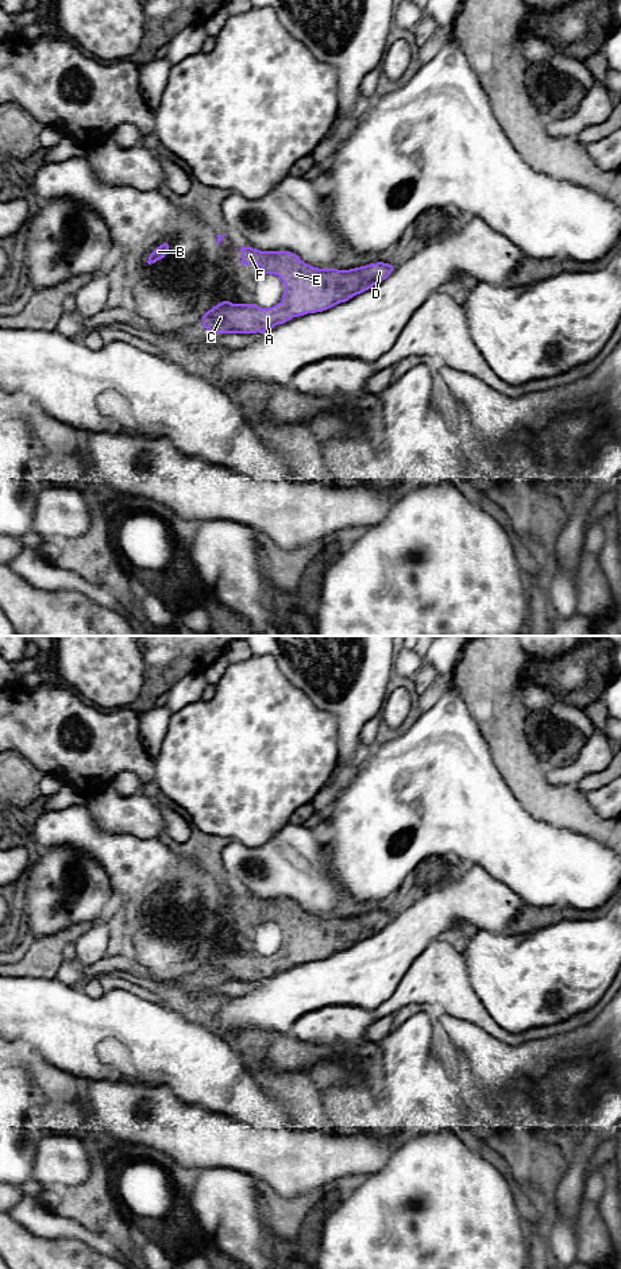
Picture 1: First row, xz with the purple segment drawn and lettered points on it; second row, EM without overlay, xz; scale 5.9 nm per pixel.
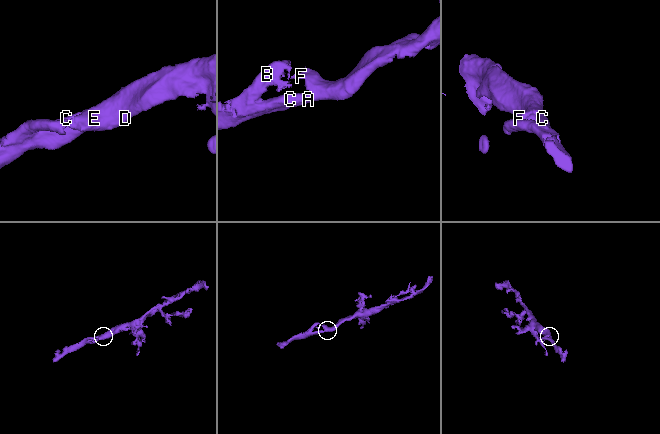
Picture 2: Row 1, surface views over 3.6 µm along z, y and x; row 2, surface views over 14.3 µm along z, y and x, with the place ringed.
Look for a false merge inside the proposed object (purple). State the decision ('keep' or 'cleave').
keep

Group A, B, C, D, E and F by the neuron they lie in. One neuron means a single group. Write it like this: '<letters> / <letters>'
A B C D E F

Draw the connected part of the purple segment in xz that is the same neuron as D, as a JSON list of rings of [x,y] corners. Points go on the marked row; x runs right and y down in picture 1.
[[[242,246],[242,265],[259,265],[261,275],[274,274],[285,285],[282,300],[271,308],[261,308],[255,304],[232,304],[223,301],[202,316],[202,327],[215,333],[262,333],[284,324],[293,317],[327,310],[340,302],[346,302],[374,285],[386,279],[394,270],[392,265],[377,262],[366,266],[338,270],[313,267],[290,251],[261,251]]]

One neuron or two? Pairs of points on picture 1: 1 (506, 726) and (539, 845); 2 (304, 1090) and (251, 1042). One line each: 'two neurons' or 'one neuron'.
1: two neurons
2: one neuron

